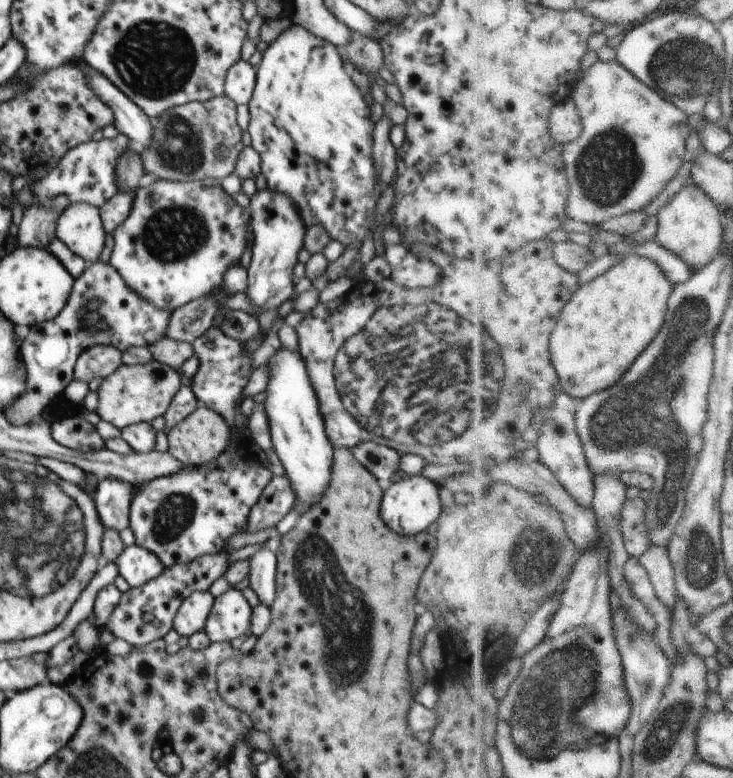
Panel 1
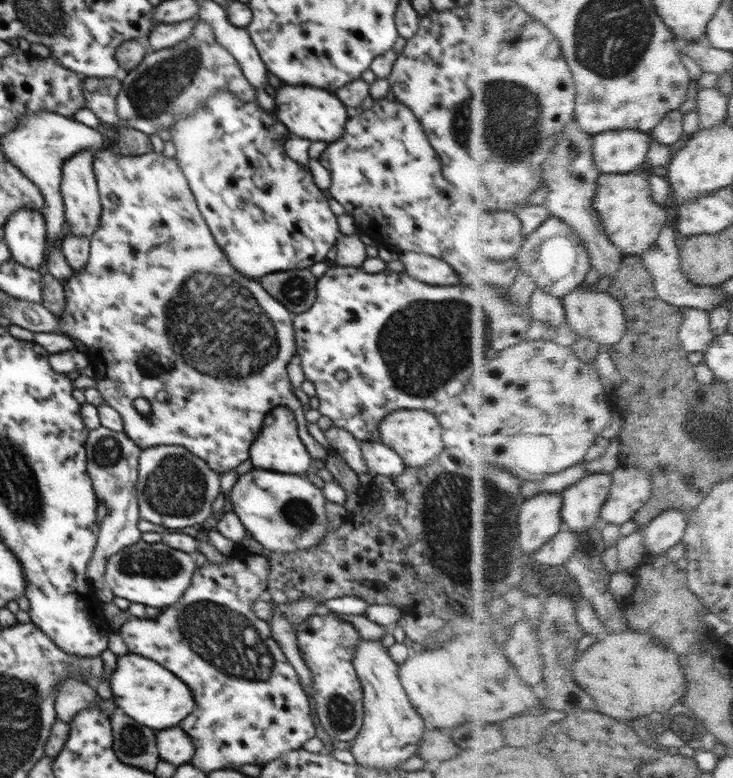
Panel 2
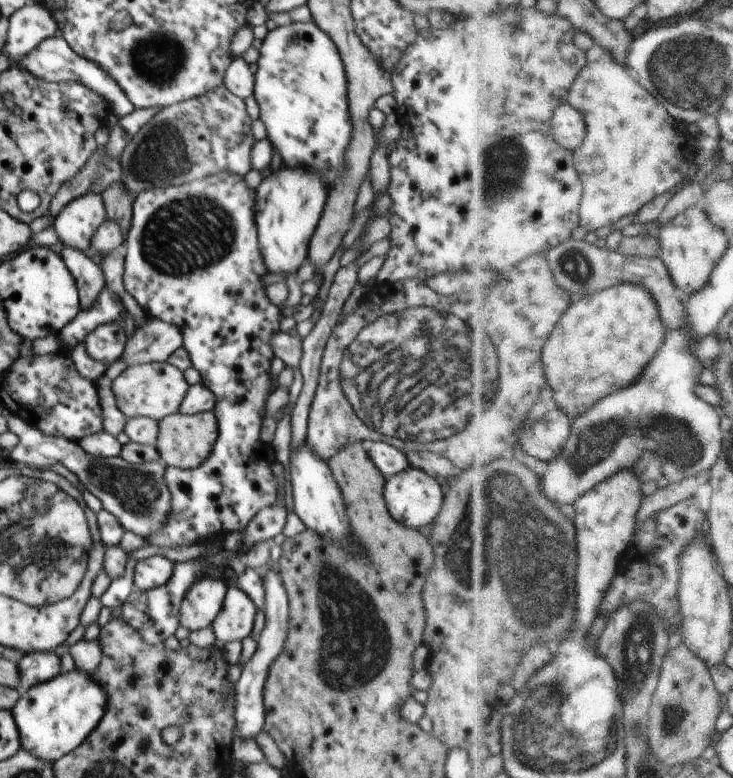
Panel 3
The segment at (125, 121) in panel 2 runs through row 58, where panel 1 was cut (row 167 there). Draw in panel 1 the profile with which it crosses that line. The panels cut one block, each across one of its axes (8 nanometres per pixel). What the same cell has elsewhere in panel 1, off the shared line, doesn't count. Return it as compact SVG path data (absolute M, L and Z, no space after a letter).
M224 95L215 96L207 101L192 101L170 107L162 115L150 118L153 123L153 142L139 154L144 170L154 174L157 180L188 182L193 180L216 179L222 181L235 172L237 158L245 147L242 143L242 129L237 122L237 104Z

